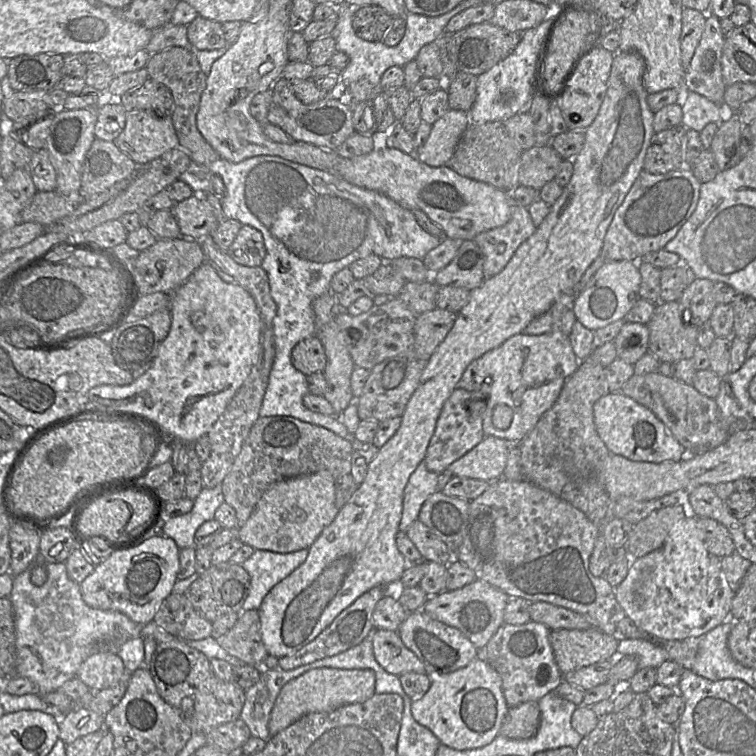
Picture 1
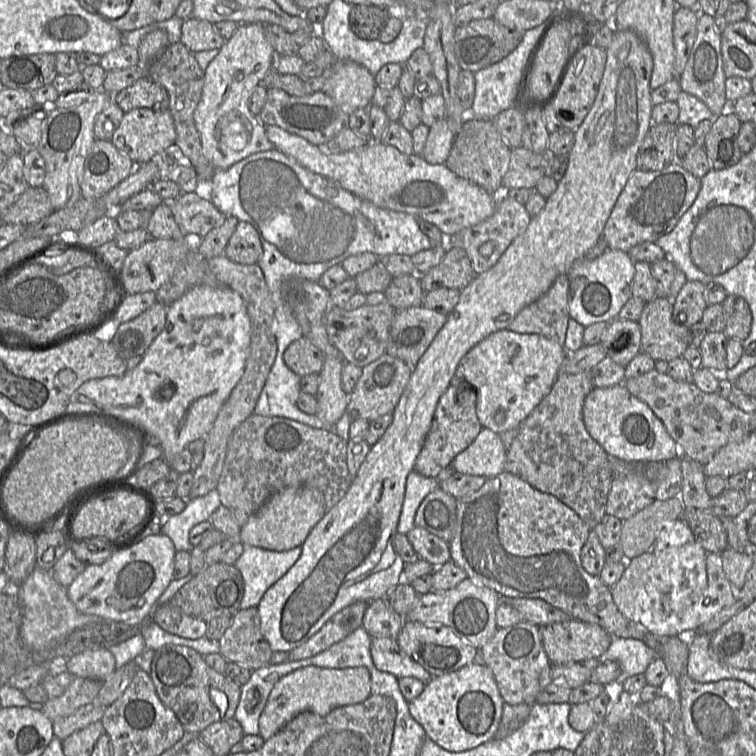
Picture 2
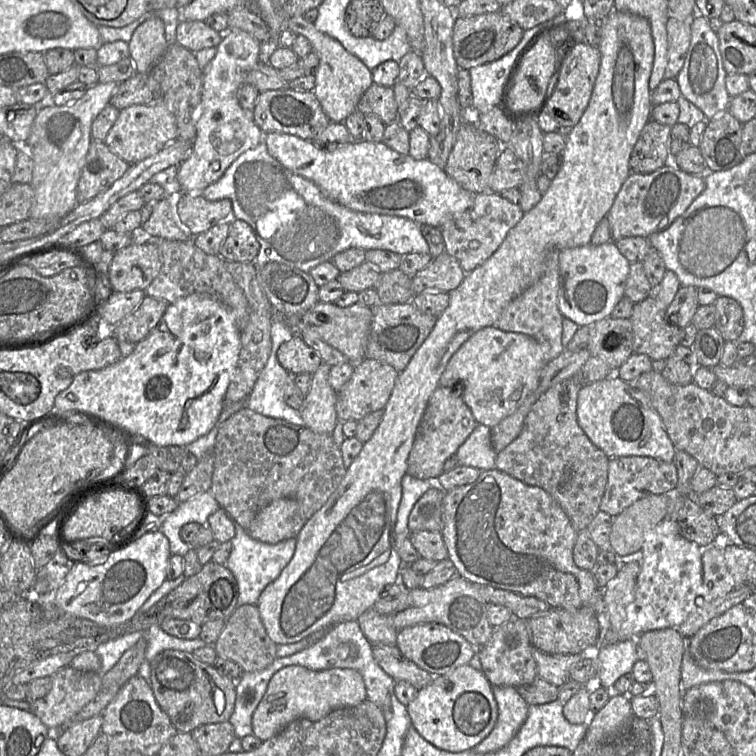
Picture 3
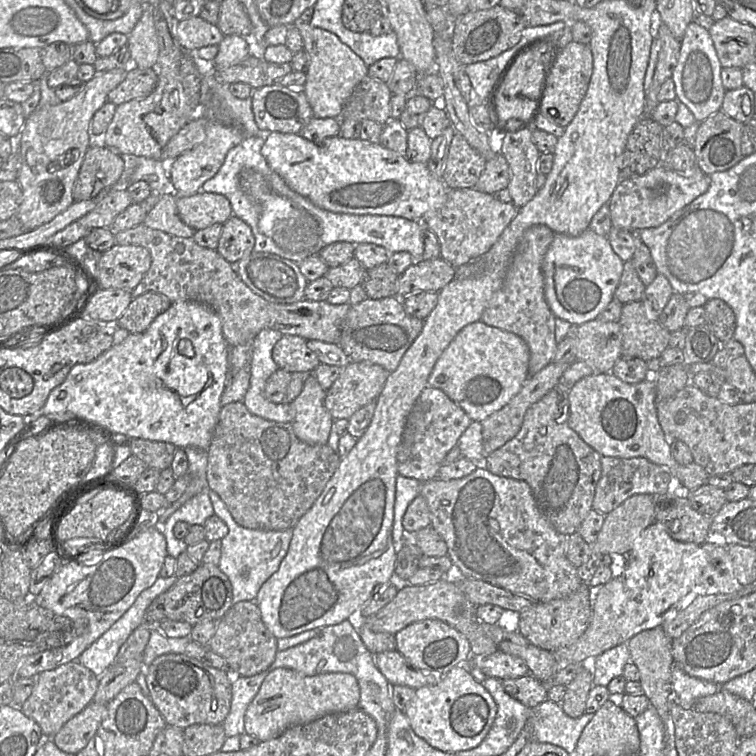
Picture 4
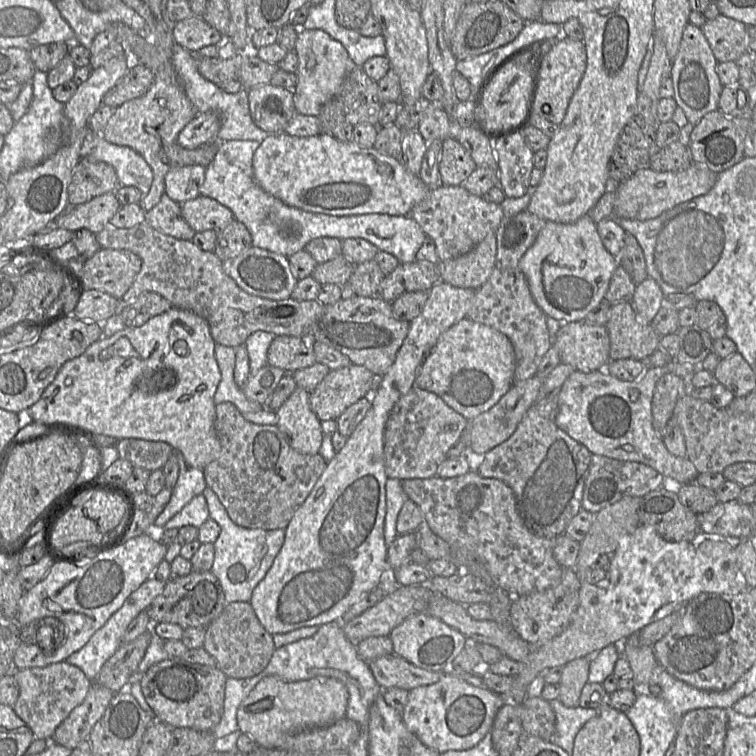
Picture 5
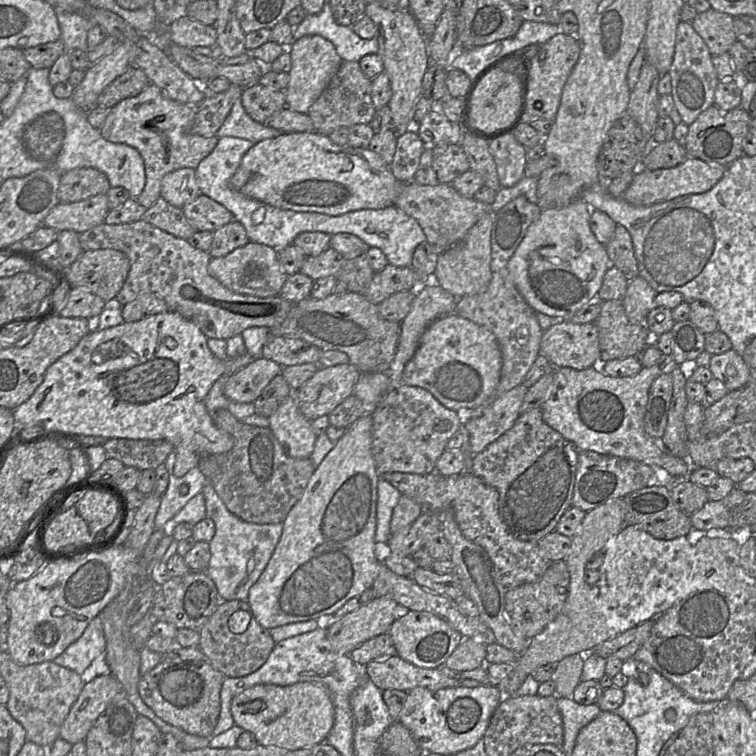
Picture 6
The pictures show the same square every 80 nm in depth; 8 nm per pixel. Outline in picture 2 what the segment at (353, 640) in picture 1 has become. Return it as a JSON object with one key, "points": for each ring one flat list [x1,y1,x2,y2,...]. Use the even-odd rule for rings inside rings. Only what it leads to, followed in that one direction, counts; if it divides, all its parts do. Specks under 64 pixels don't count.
{"points":[[357,601,340,610,304,644,288,652,287,661,312,657,343,640,355,629,362,626,368,604,369,602,366,601]]}

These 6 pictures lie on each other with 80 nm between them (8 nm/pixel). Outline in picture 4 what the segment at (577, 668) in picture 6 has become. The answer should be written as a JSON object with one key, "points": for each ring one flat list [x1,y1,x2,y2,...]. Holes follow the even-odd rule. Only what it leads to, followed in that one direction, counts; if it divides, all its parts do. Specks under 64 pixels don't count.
{"points":[[583,667,566,686,566,693,561,702,561,707,568,716,578,718,585,713,588,695,593,686,593,675,588,668]]}

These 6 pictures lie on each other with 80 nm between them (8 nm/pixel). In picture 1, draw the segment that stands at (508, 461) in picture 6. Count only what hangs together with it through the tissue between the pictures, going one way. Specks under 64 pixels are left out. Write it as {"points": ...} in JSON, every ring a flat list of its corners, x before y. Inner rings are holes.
{"points":[[589,355,581,361,578,369,566,380,552,407,541,416,534,428,517,442,524,479,570,503,598,525,610,516,611,499,598,479,598,471,610,452,597,433,593,406,599,398,608,393,610,391,605,367,595,362]]}

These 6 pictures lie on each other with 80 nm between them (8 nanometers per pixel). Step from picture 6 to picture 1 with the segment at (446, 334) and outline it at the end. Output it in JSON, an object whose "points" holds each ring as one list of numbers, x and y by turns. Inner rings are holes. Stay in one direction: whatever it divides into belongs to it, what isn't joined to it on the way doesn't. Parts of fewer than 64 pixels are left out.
{"points":[[557,332,540,335,520,333,472,361,462,374,457,387,467,391,479,391,486,395,486,409,482,414,485,436,518,442,552,407,564,383,578,369,580,363,569,336],[498,404,506,404,513,411,512,422,506,429,495,427,492,421,493,409]]}

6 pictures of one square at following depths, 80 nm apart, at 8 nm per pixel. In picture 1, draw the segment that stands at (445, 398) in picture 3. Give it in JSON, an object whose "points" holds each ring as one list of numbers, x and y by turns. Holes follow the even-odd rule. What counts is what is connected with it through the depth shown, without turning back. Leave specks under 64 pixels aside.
{"points":[[455,388,443,404,423,460,429,471,443,472,451,463,461,458,483,440,485,434,482,428,482,414,485,409,486,395,482,392],[472,410,474,419,472,418]]}

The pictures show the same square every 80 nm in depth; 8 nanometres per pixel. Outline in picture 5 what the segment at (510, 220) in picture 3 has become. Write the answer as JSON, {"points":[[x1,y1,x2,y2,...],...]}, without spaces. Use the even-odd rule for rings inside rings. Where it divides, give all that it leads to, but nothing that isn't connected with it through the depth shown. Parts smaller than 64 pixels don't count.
{"points":[[442,184,432,187,428,195,412,208,410,216,434,240,439,260,446,261,469,252,490,232,495,232,504,212,500,204,472,194,461,185]]}

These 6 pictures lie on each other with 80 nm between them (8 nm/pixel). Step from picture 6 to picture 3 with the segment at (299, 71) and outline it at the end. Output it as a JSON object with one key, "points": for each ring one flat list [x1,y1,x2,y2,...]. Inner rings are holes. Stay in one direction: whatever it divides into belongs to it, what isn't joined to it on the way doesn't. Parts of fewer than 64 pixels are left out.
{"points":[[303,16,288,18,285,28,292,30,297,35,303,35,311,43,313,52,319,57,319,65,314,73,316,83,313,92,331,122,344,122,357,110,360,98,374,83,372,71,358,57,348,52,338,40,319,31]]}

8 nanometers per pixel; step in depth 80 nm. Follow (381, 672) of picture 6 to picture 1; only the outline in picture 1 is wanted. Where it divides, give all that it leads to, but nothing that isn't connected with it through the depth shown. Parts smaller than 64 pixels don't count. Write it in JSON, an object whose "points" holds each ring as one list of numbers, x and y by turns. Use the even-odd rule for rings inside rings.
{"points":[[374,629,372,643,376,661,388,673,397,676,410,672,426,673,424,664,404,645,398,631]]}

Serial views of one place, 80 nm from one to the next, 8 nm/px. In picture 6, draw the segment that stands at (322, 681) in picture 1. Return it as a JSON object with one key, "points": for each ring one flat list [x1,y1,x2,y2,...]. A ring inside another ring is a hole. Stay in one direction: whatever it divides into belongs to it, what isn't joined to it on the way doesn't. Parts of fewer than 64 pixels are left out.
{"points":[[316,683,290,686,256,685,232,699,236,726,254,735,259,745,299,750,323,743,334,725,334,706,329,691]]}

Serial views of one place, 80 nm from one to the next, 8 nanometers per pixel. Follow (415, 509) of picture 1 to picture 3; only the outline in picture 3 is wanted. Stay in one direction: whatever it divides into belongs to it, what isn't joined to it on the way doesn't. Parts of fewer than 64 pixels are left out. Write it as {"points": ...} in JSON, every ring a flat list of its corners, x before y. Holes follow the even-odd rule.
{"points":[[405,474,401,480,402,495,397,511,394,536,396,538,408,537,410,530,408,528,409,514,417,500,436,483,431,480,422,480]]}

